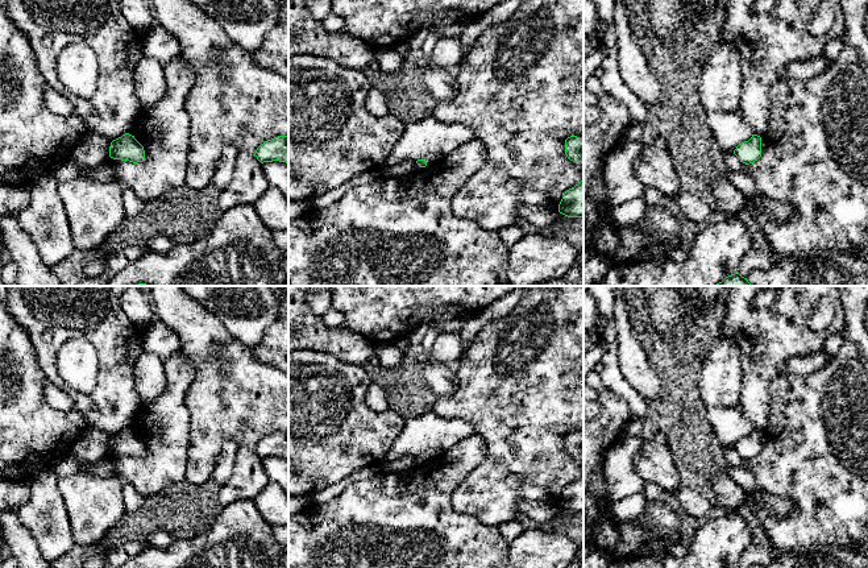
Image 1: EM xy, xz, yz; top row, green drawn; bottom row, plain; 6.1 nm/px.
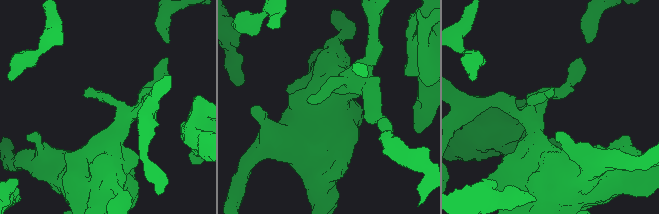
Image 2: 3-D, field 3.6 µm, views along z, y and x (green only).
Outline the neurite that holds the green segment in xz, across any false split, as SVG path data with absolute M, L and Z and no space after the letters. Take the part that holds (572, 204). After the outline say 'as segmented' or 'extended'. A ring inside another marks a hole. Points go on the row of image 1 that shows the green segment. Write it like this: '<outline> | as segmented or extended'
M583 181L565 191L558 212L568 217L583 217Z | as segmented

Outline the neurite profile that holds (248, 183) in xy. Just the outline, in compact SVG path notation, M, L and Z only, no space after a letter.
M238 152L231 183L220 191L217 206L224 212L240 204L254 204L269 187L262 163L249 152Z

